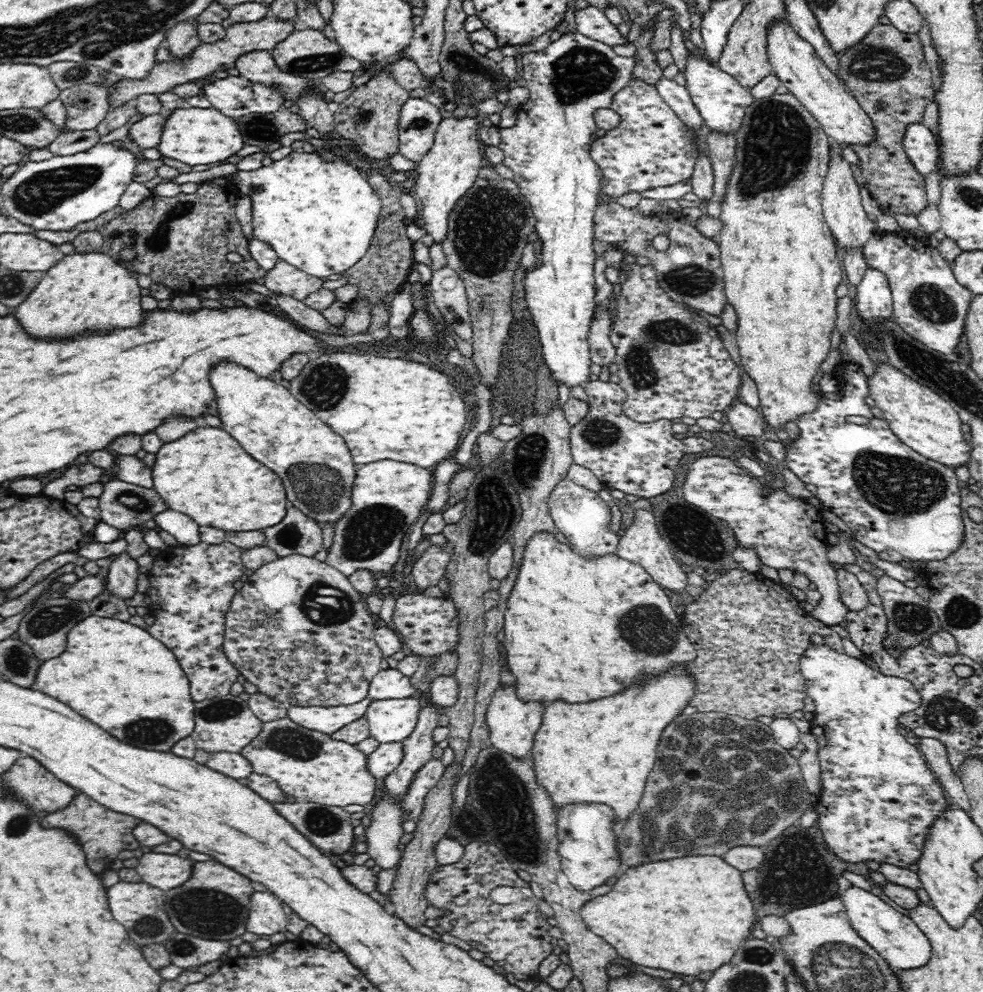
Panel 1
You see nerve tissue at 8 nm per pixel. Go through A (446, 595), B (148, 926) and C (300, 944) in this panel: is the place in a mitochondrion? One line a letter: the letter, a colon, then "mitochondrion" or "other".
A: other
B: mitochondrion
C: other

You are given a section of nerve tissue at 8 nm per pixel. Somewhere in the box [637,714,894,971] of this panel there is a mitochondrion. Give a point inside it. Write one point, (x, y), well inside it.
(793, 875)

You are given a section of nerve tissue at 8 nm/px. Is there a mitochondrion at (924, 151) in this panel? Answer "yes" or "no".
no

